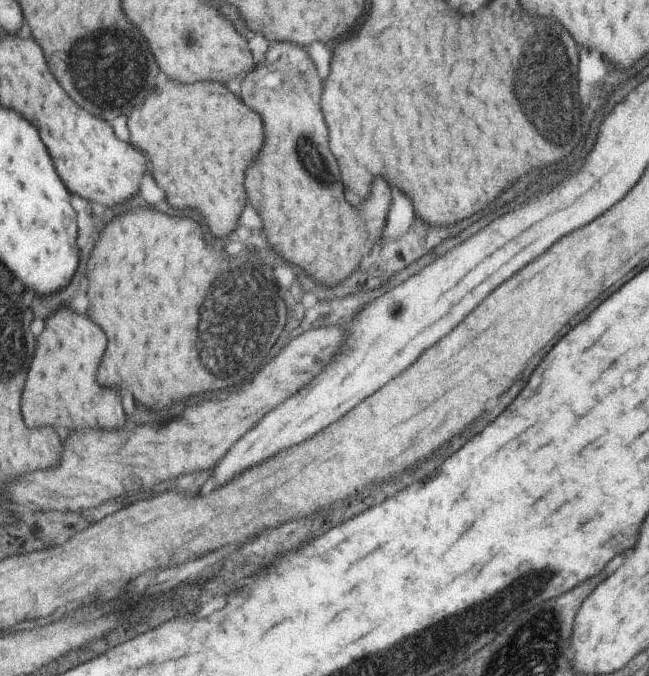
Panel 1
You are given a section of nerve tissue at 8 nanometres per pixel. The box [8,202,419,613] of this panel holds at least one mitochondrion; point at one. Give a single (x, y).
(239, 350)

